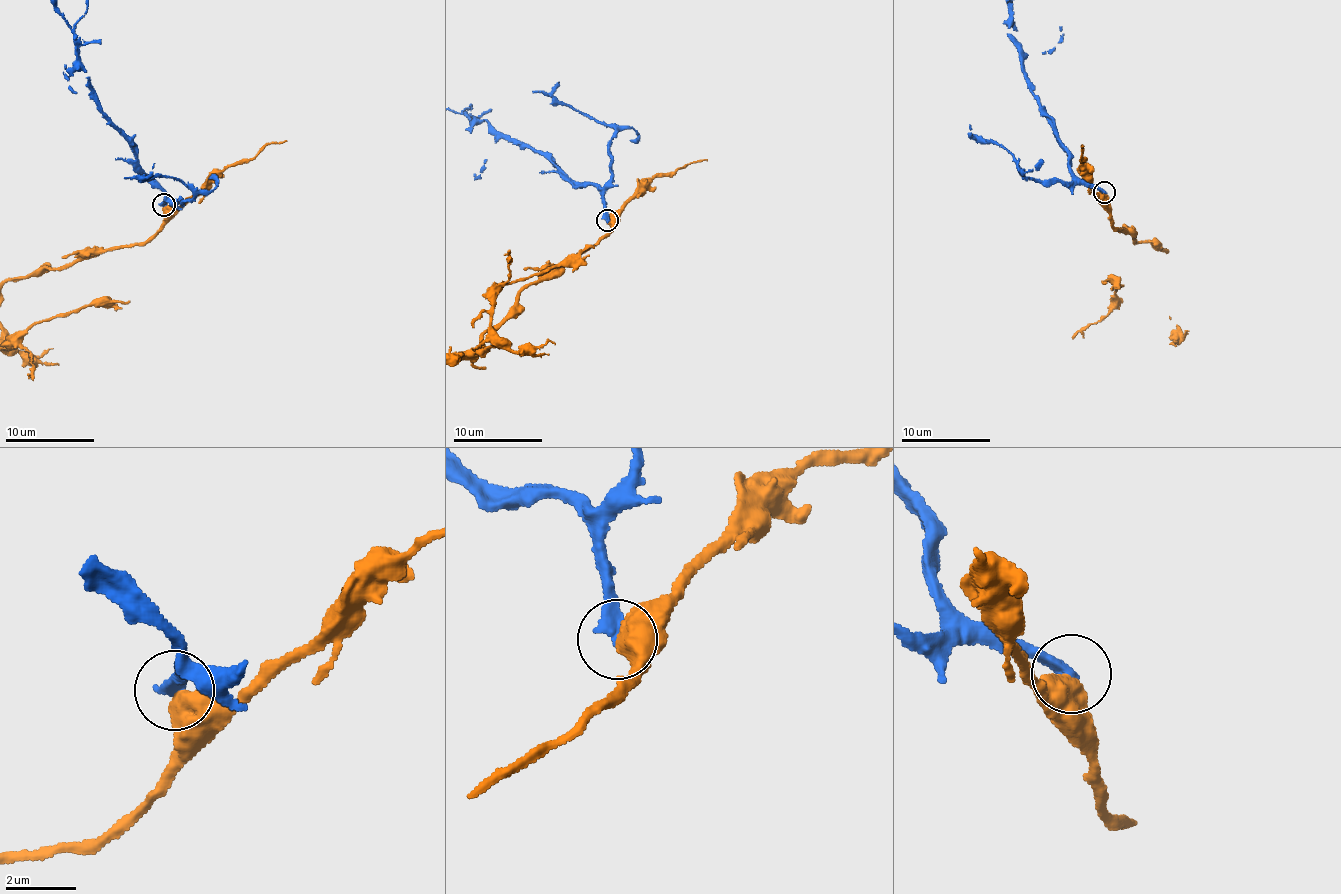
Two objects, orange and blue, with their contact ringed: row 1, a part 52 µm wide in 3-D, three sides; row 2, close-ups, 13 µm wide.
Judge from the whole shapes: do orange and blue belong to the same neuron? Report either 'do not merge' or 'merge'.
do not merge

